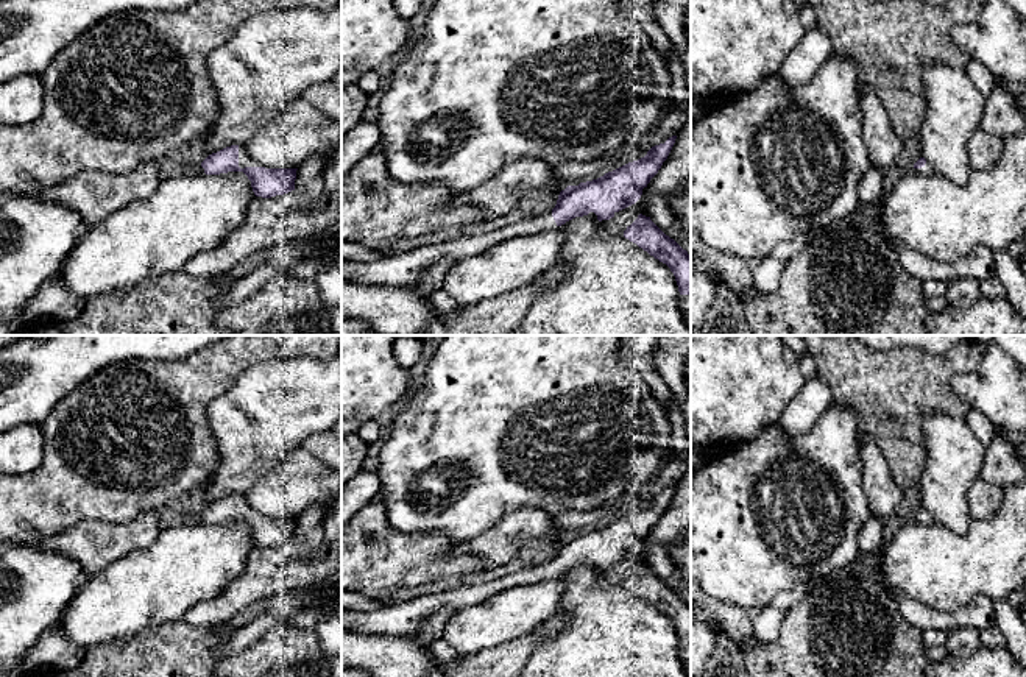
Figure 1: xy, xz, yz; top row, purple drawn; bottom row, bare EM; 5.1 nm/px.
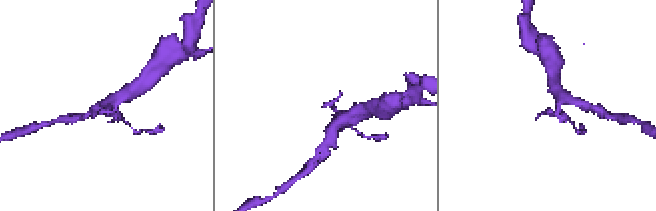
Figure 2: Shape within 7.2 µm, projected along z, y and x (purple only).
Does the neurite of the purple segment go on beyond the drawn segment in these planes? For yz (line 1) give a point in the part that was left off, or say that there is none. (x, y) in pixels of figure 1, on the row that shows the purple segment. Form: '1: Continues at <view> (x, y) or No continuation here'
1: Continues at yz (928, 169)

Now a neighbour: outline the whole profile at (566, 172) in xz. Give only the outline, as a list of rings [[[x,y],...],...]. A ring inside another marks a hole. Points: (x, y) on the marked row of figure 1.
[[[622,151],[616,156],[594,159],[588,162],[561,162],[554,164],[554,175],[564,184],[586,183],[603,176],[628,162],[644,158],[647,151]]]

